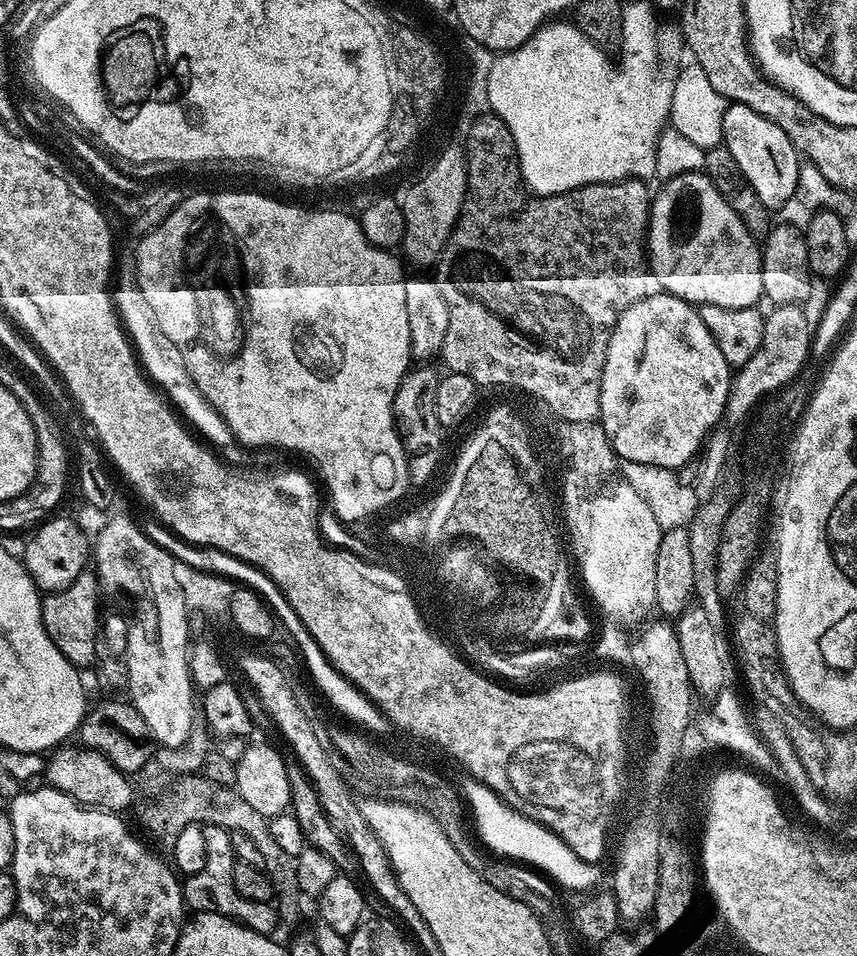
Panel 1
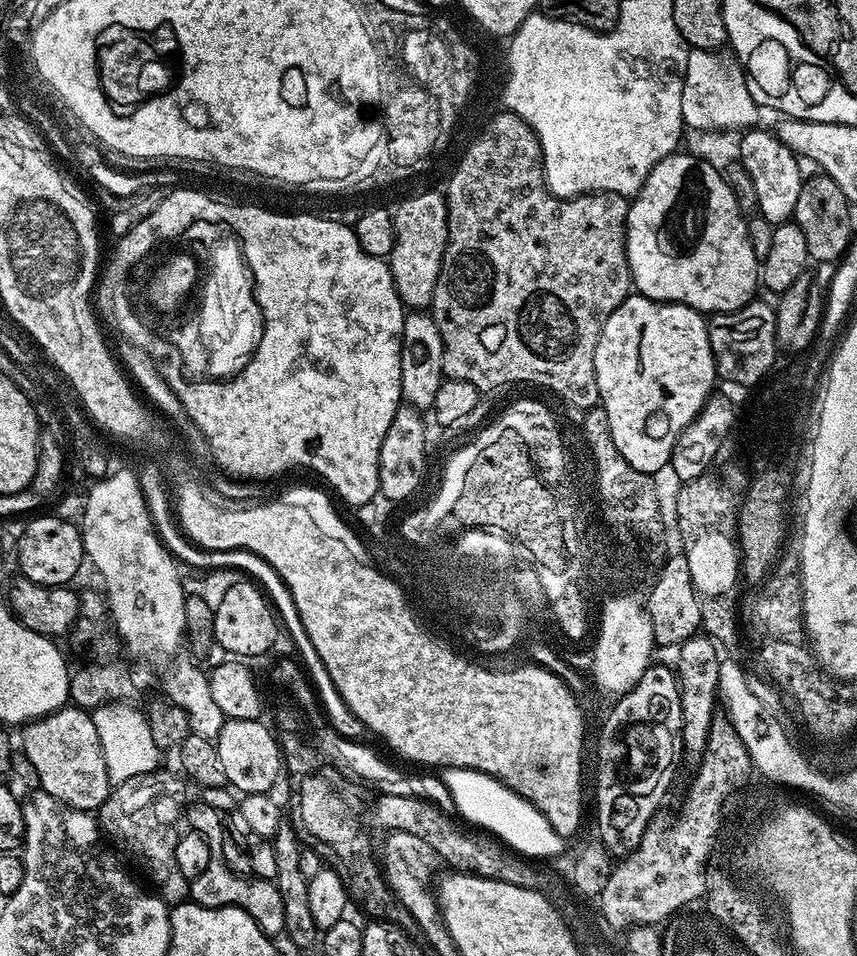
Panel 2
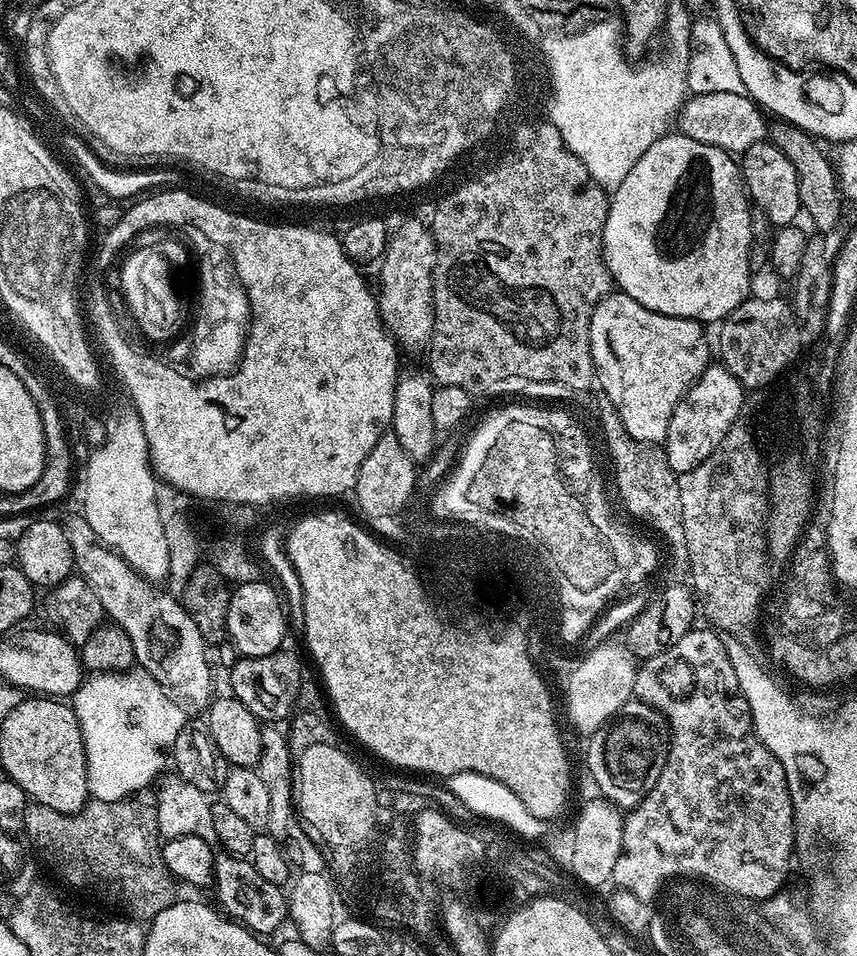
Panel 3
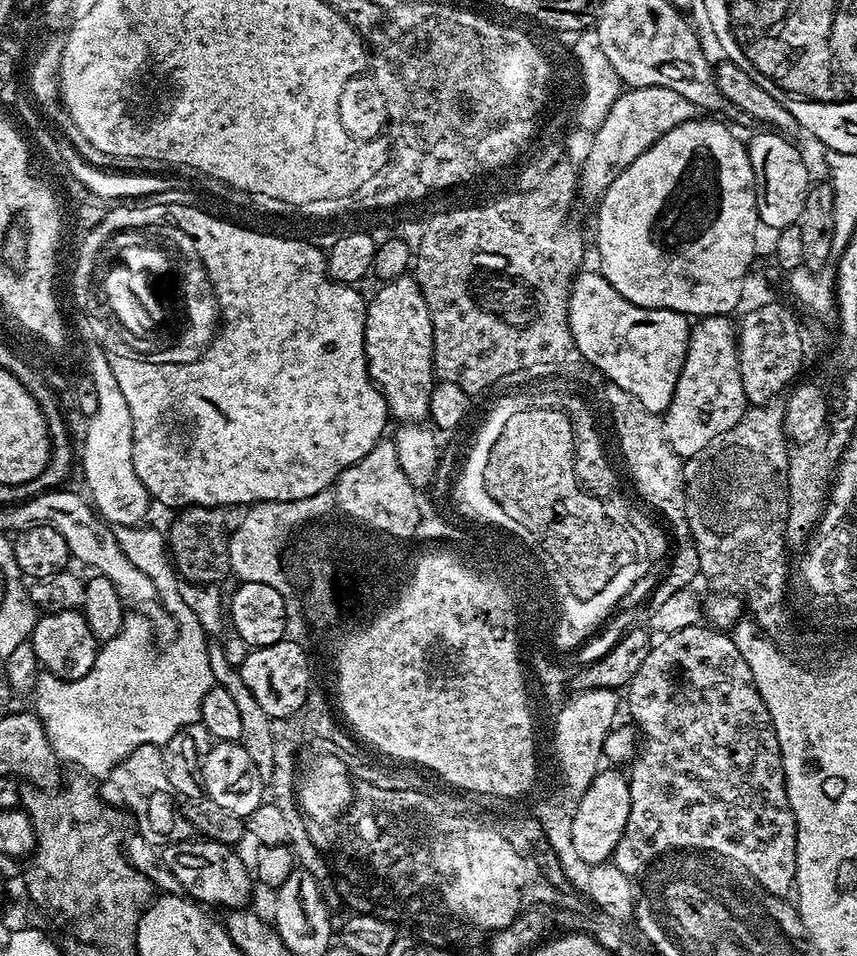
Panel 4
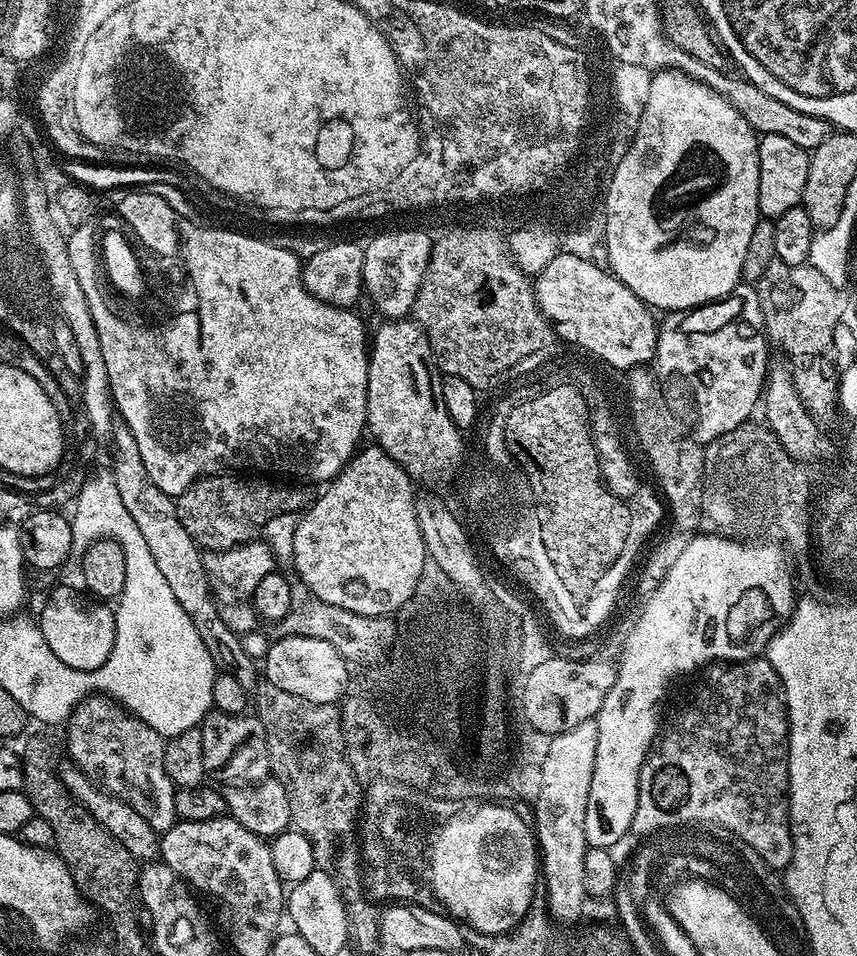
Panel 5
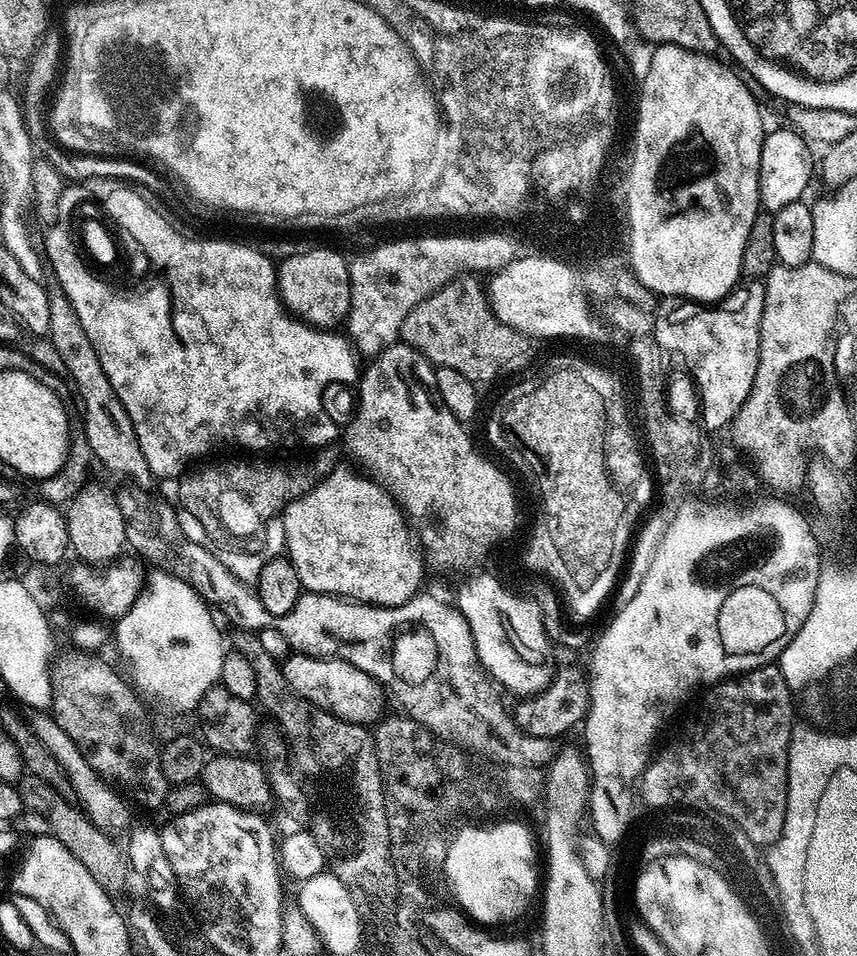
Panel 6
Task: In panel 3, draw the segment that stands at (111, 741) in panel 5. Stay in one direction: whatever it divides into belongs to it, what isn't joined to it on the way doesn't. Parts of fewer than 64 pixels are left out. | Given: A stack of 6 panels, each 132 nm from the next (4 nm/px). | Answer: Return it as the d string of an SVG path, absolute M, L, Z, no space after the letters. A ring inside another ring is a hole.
M168 775L159 781L160 788L155 789L160 836L164 840L197 836L202 838L202 842L206 842L206 846L215 850L214 889L216 888L215 903L219 911L227 914L236 923L249 928L257 936L268 938L271 932L278 931L288 920L288 898L285 889L281 885L266 882L266 878L262 878L262 874L254 870L251 859L231 856L225 848L220 847L218 834L212 825L213 801L209 793L200 792L198 786L190 786L190 782L178 775Z

